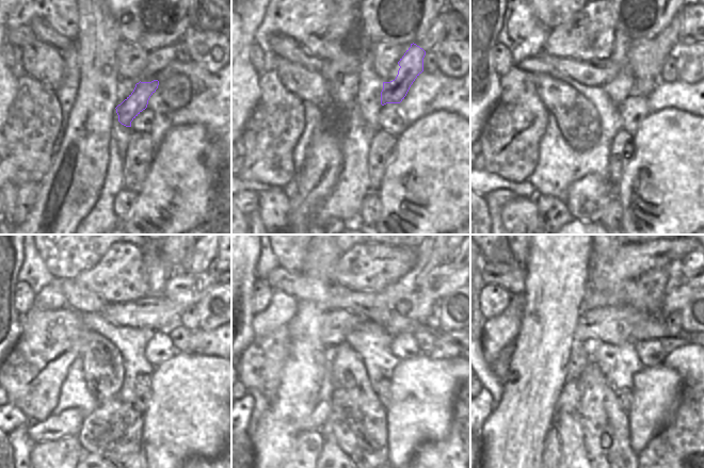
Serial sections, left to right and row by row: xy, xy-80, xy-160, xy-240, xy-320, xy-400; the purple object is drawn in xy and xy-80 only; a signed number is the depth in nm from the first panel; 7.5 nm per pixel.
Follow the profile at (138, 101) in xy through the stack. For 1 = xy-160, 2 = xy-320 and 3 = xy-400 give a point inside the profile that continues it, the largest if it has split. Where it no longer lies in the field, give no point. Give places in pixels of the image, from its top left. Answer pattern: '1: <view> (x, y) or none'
1: xy-160 (665, 44)
2: xy-320 (446, 256)
3: none

